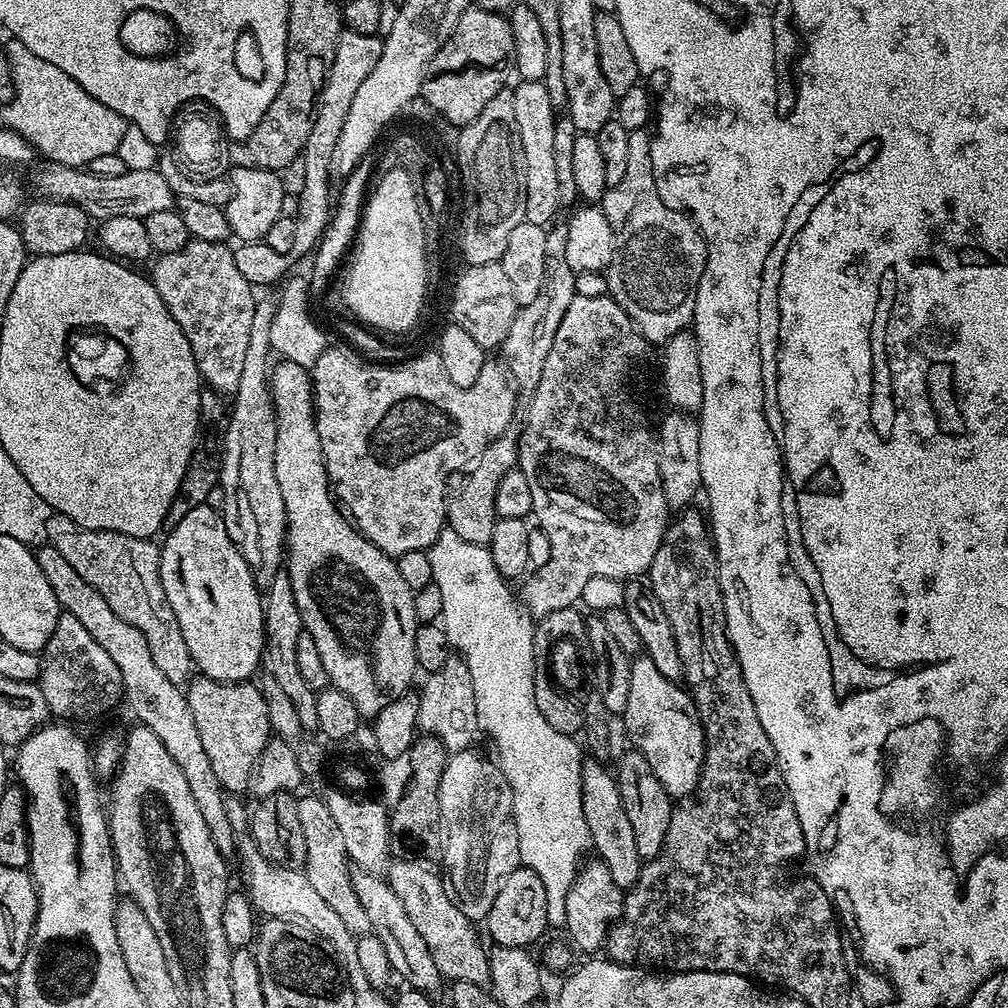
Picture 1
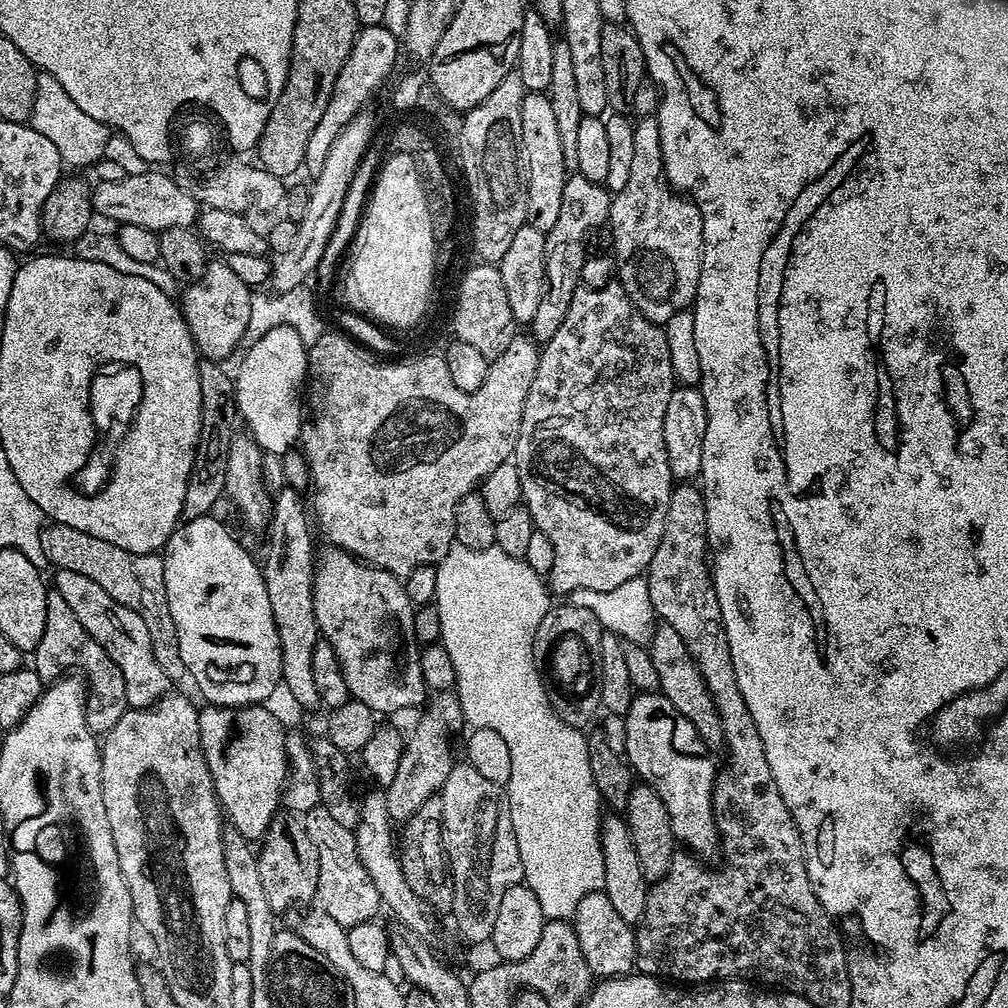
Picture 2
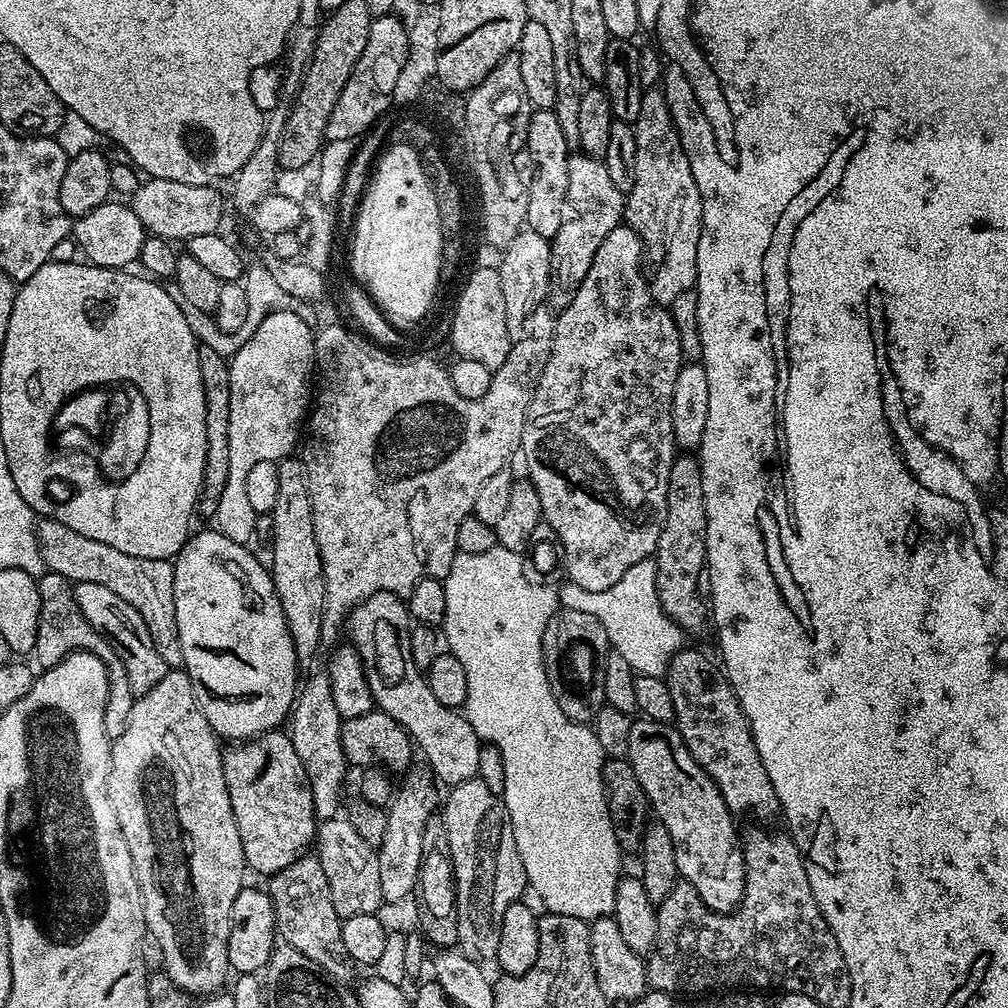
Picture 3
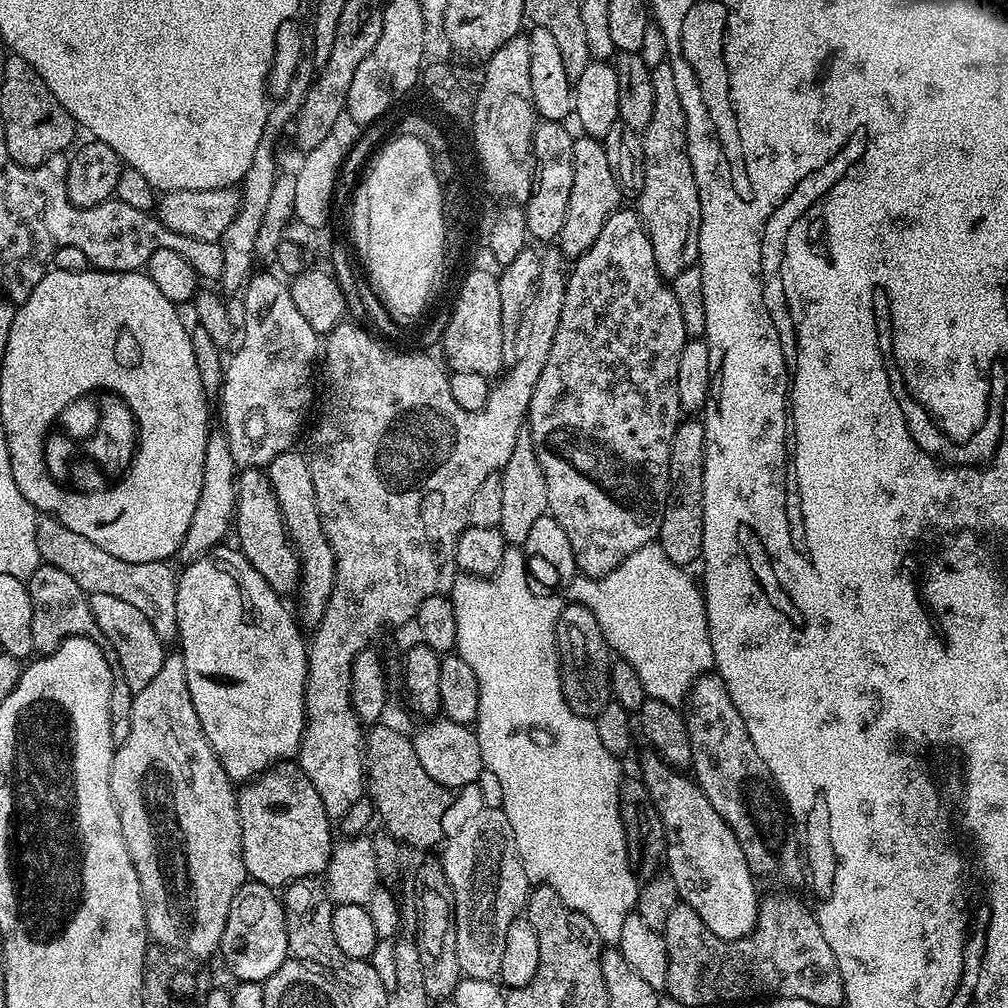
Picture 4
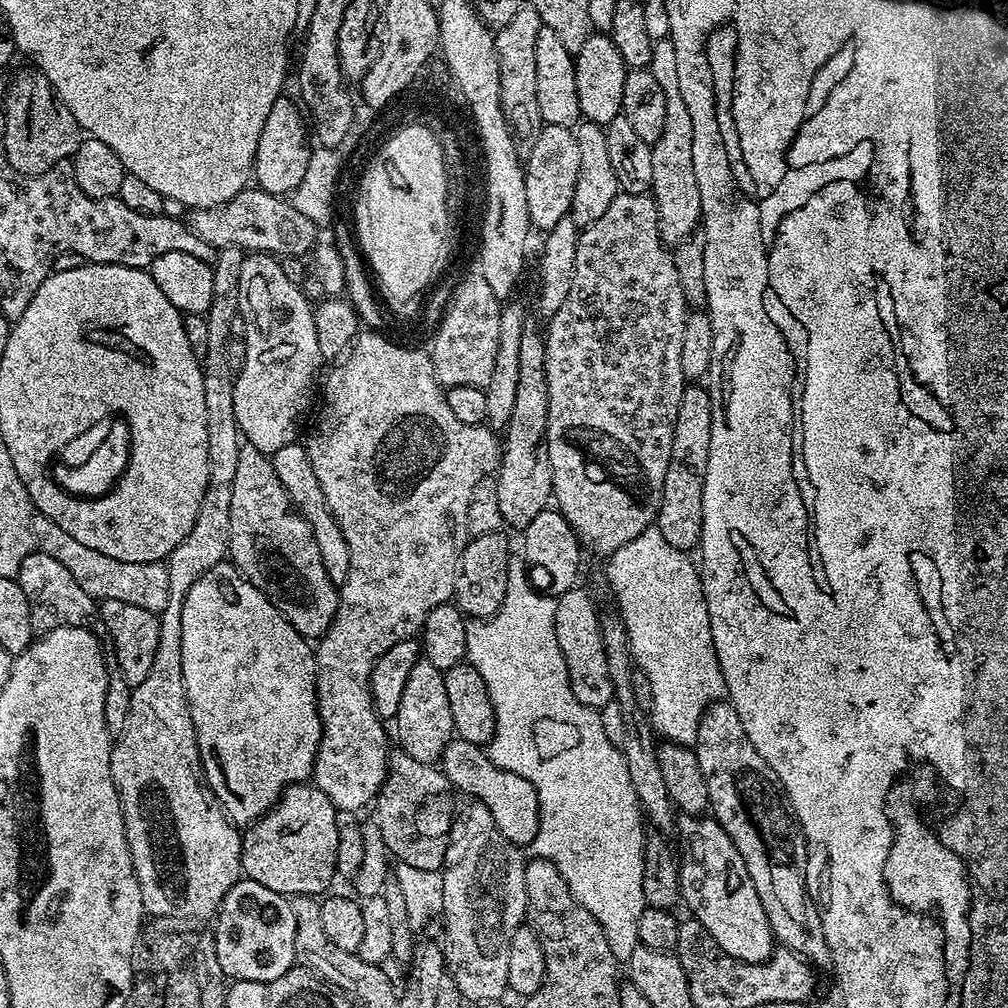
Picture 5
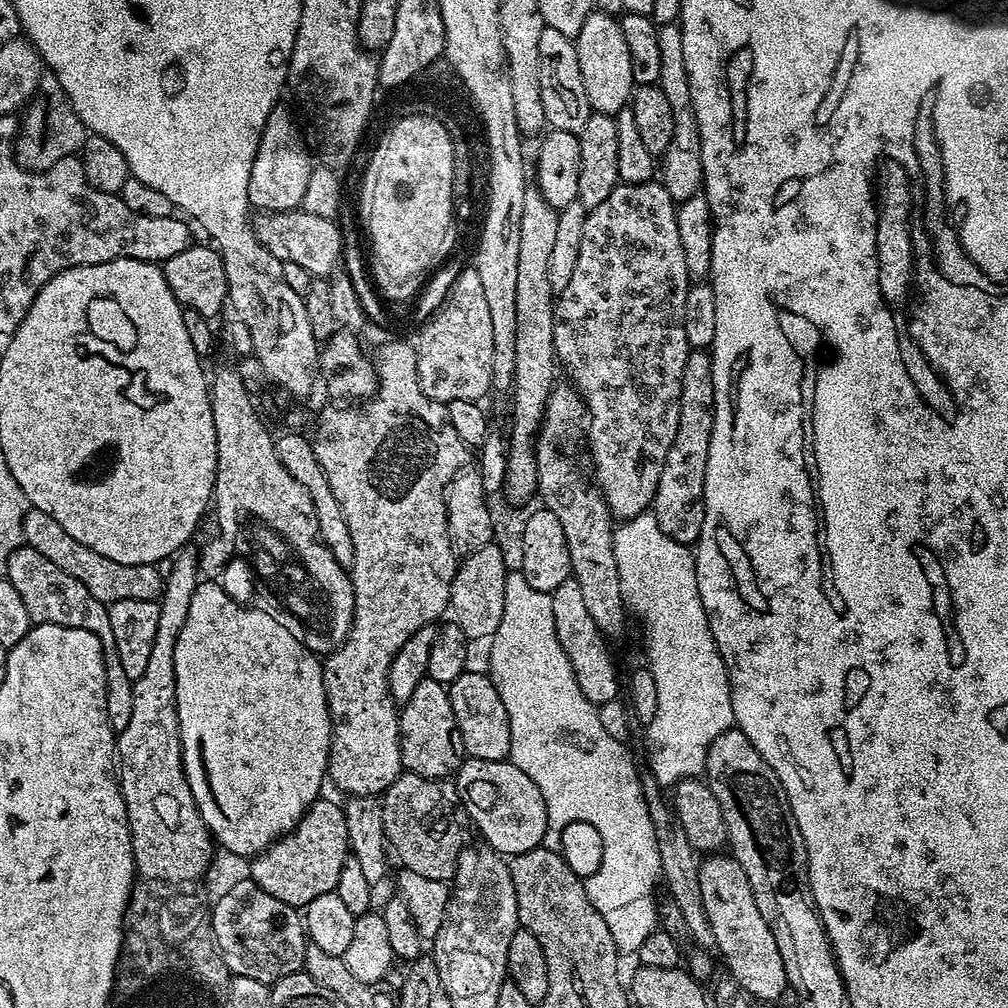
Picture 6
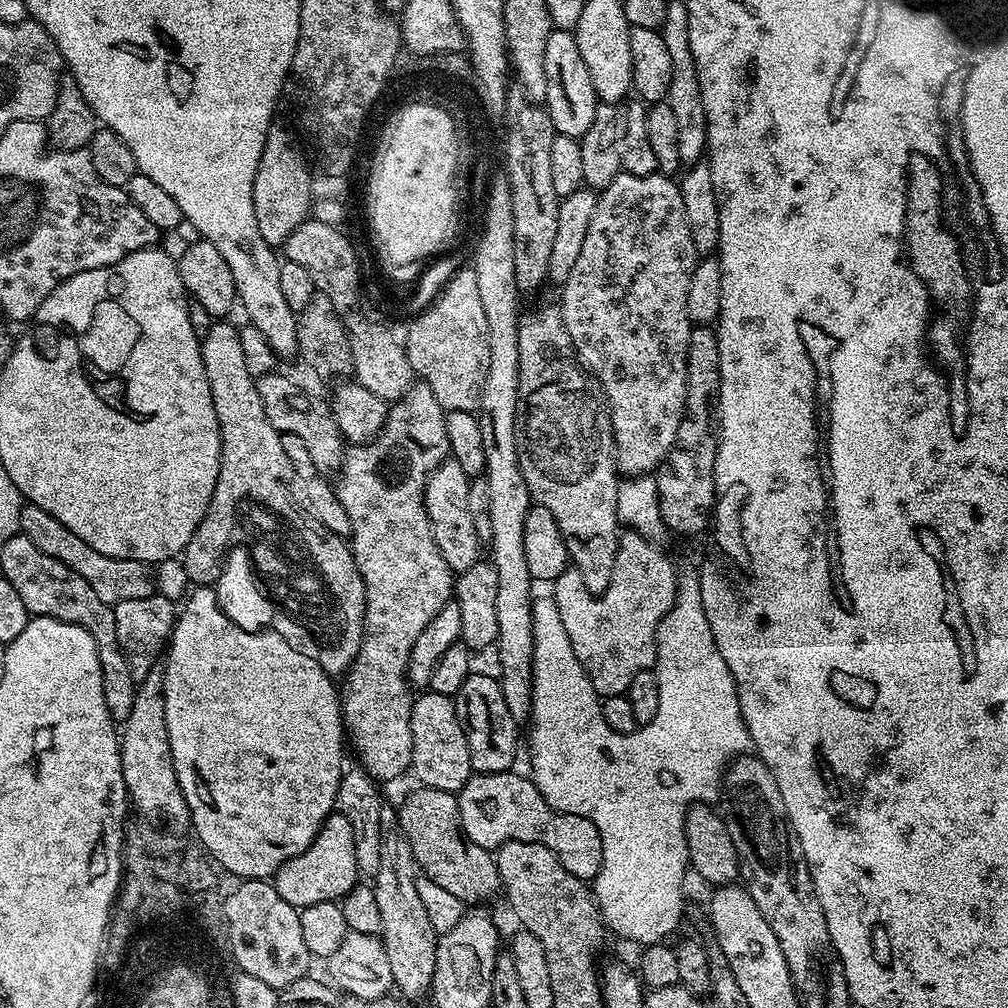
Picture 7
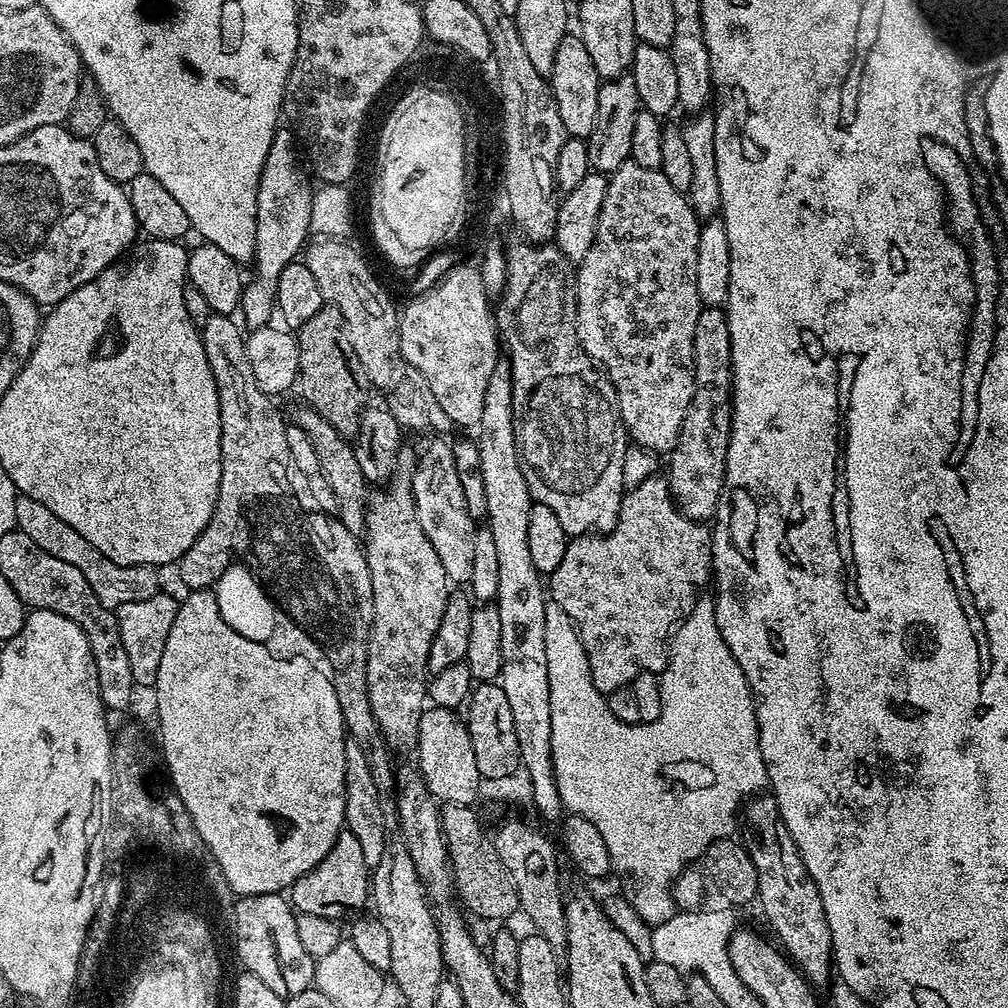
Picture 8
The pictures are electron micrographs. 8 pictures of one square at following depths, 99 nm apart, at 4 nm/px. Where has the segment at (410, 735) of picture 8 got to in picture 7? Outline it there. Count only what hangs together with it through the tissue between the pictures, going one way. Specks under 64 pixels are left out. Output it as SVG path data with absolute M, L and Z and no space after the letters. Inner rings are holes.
M424 383L408 389L388 409L388 420L369 444L353 444L344 453L334 487L352 523L350 543L366 590L364 641L343 677L339 689L340 714L344 718L347 739L356 747L359 767L373 780L396 780L409 771L412 763L410 710L414 699L408 674L410 650L418 634L426 630L430 618L442 610L454 596L454 573L446 566L434 542L432 527L424 509L424 487L428 476L443 460L449 459L448 439L444 425L444 409Z

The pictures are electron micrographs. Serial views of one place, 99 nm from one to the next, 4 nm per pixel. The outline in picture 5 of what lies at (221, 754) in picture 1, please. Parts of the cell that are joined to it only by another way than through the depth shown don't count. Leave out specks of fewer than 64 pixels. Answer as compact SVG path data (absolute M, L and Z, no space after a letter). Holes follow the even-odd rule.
M305 782L302 784L291 784L286 791L277 798L276 804L271 810L258 817L254 824L247 825L247 827L243 829L240 842L240 866L243 875L249 880L266 886L266 890L274 890L278 894L289 898L294 896L319 897L321 894L327 893L329 891L328 883L330 883L331 880L335 881L337 879L336 859L338 858L338 834L340 833L341 821L339 819L336 820L336 816L338 817L337 808L332 805L330 798L326 798L326 794L322 794L322 790L316 788L315 783Z

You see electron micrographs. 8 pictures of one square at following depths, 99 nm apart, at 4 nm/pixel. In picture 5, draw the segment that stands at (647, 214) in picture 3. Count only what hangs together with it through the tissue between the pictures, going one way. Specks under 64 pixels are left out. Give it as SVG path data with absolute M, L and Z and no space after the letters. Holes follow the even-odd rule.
M671 39L653 43L652 60L647 69L660 83L662 94L666 94L666 126L662 130L662 138L651 144L654 178L650 195L658 210L660 239L669 246L675 246L685 243L695 228L697 231L701 218L698 178L694 178L694 122L690 122L690 110L686 110L682 90L678 90L678 58Z

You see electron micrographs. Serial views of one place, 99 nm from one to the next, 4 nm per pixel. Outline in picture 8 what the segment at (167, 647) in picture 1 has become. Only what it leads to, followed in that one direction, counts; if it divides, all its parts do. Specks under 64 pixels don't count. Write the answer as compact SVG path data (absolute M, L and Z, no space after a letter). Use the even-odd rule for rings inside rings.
M17 495L14 514L16 528L22 534L26 534L26 538L31 538L35 544L42 546L46 554L54 554L54 558L62 558L62 562L70 562L70 566L82 570L86 582L90 582L90 590L98 594L98 602L102 602L102 606L115 610L126 606L126 602L143 602L155 592L159 592L158 574L153 565L110 562L106 554L94 550L94 546L90 546L90 542L86 542L86 538L82 538L78 530L66 526L66 522L62 522L62 518L46 510L42 502L34 502L34 498L29 496Z

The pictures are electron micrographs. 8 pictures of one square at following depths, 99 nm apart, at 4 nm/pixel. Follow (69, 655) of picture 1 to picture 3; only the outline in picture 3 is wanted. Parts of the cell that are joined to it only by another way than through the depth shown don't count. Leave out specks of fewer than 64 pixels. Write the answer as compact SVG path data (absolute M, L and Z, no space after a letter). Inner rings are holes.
M45 571L44 575L37 579L36 585L40 609L38 610L38 638L34 642L34 660L37 660L35 663L37 665L40 663L39 667L46 669L54 667L60 660L65 660L72 652L94 654L94 658L98 658L98 662L106 666L108 679L108 697L104 707L106 734L109 741L122 738L130 722L130 710L137 698L130 690L130 678L126 678L126 666L122 666L122 658L118 658L110 642L106 642L106 638L102 638L102 634L98 634L98 630L94 630L90 622L86 622L86 614L78 610L78 598L74 598L73 581L62 574Z

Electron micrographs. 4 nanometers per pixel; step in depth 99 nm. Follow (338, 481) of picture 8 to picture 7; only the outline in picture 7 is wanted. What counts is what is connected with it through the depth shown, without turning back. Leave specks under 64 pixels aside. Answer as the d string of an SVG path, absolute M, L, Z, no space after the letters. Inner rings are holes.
M280 370L257 376L256 389L258 398L262 398L262 410L266 410L266 418L270 418L270 426L274 426L279 433L295 434L297 438L302 438L315 469L323 476L335 475L344 460L346 442L334 421L331 405L325 399L323 401L303 392L290 377L283 376Z

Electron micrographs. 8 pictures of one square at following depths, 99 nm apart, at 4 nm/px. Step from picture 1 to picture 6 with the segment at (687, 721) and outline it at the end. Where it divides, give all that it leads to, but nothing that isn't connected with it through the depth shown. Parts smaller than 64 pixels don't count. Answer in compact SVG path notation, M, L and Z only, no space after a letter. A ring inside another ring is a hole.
M712 854L700 860L698 886L702 886L702 906L706 910L706 918L710 922L710 930L714 930L716 939L715 951L721 952L728 959L728 968L738 981L739 987L749 997L757 996L760 1000L776 1000L789 987L788 975L782 962L782 954L778 954L778 942L774 942L774 934L770 934L770 926L766 926L766 918L758 914L758 902L754 902L754 894L750 890L750 882L738 866L731 854Z

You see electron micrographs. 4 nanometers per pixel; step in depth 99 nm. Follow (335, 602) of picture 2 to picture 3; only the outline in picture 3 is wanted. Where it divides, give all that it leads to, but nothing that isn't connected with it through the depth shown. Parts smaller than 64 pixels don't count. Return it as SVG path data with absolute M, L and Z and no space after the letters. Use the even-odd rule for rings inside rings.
M379 592L374 594L369 600L363 600L358 607L352 609L348 614L346 621L346 632L350 637L352 647L356 648L360 655L362 666L366 670L366 678L370 684L372 698L375 707L379 711L390 714L408 730L408 735L412 737L417 745L428 744L427 763L434 769L434 776L441 785L451 786L461 784L467 780L473 779L480 768L480 748L482 741L470 726L467 716L463 711L447 708L430 694L430 686L425 673L418 666L414 666L414 658L410 658L410 617L405 601L392 592Z

